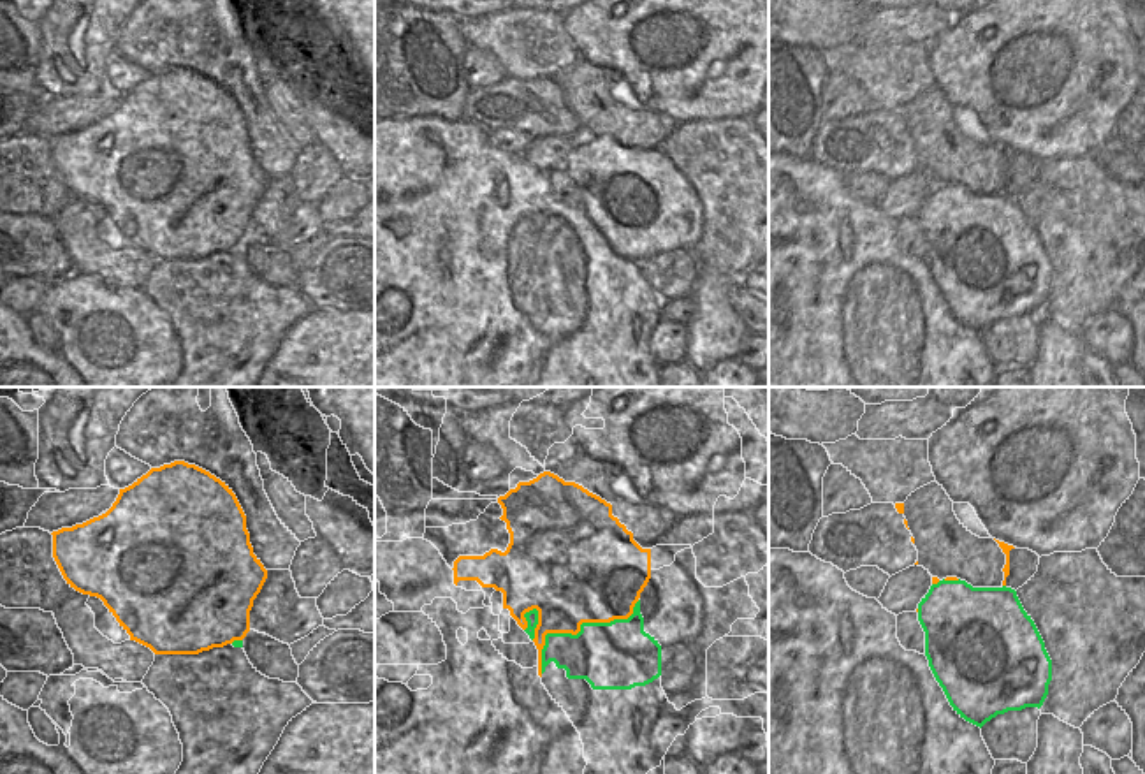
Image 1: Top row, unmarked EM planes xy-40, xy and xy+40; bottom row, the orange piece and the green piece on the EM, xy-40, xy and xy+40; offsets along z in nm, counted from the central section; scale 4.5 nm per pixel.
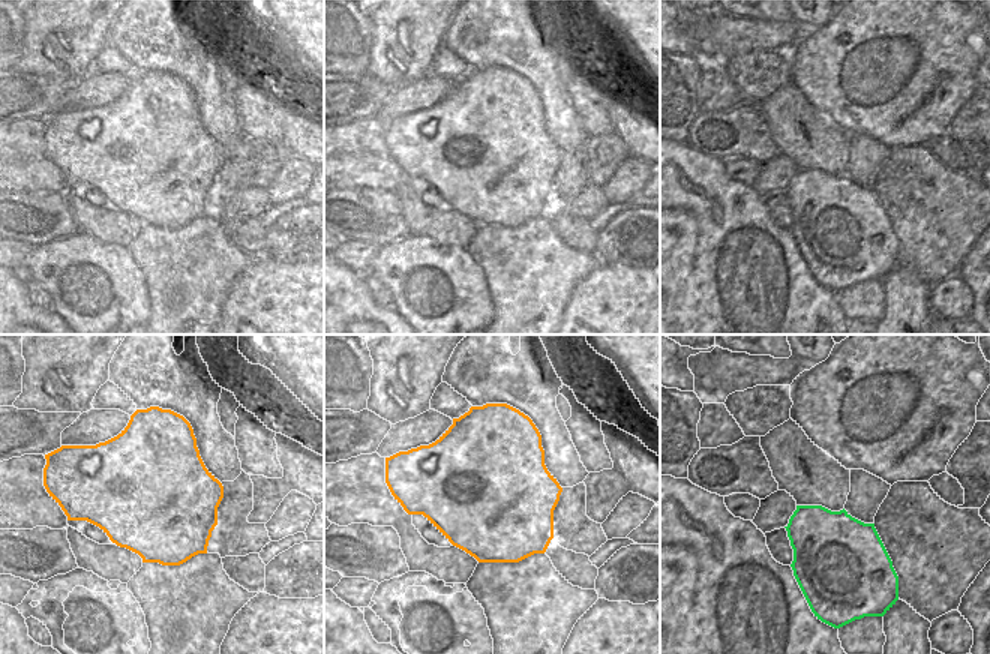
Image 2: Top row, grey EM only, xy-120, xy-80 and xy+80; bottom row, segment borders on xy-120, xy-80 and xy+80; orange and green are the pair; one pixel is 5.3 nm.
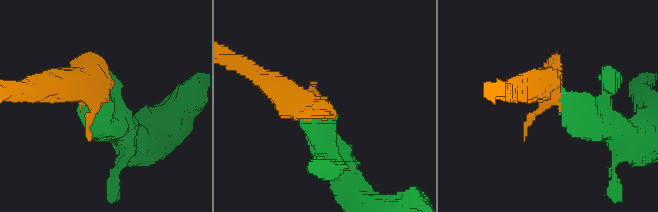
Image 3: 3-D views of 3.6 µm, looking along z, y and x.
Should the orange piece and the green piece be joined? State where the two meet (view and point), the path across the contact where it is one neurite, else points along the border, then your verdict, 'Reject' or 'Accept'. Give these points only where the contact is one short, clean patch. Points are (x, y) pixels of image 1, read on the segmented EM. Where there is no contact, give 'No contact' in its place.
Touches orange at xy (577, 632). Reject

